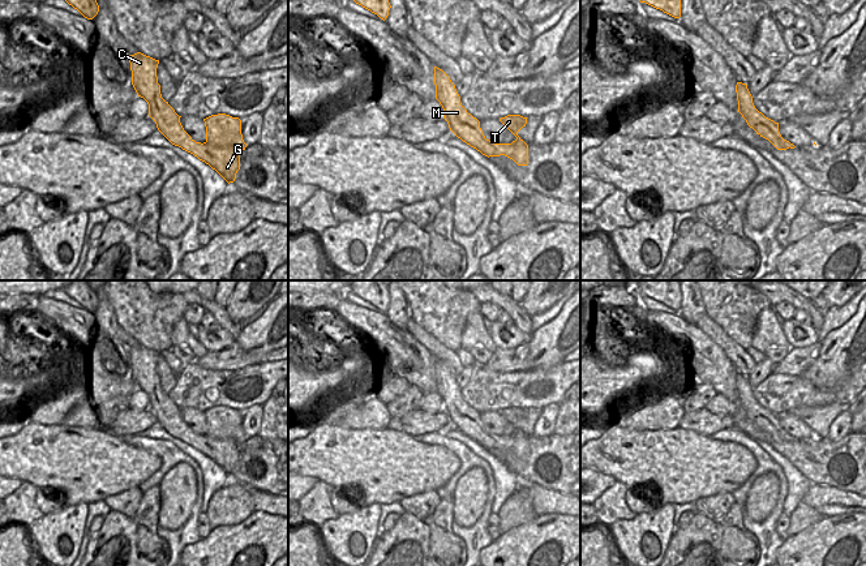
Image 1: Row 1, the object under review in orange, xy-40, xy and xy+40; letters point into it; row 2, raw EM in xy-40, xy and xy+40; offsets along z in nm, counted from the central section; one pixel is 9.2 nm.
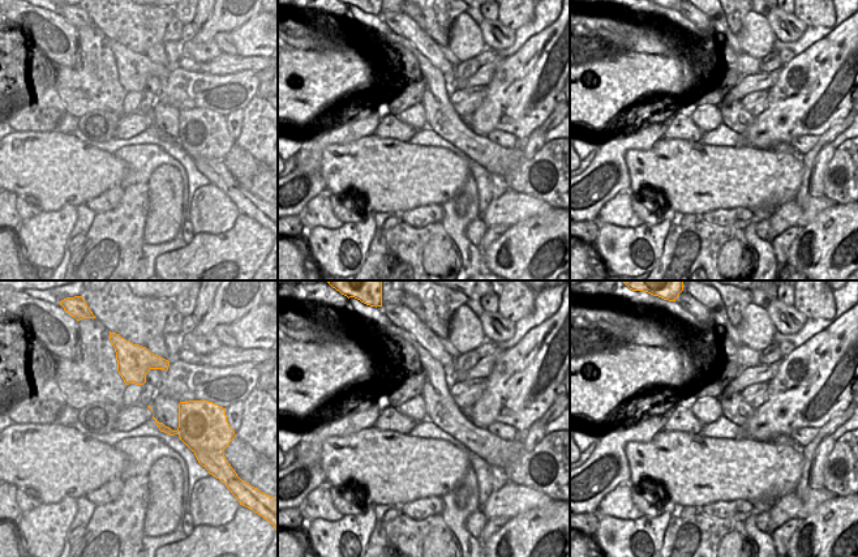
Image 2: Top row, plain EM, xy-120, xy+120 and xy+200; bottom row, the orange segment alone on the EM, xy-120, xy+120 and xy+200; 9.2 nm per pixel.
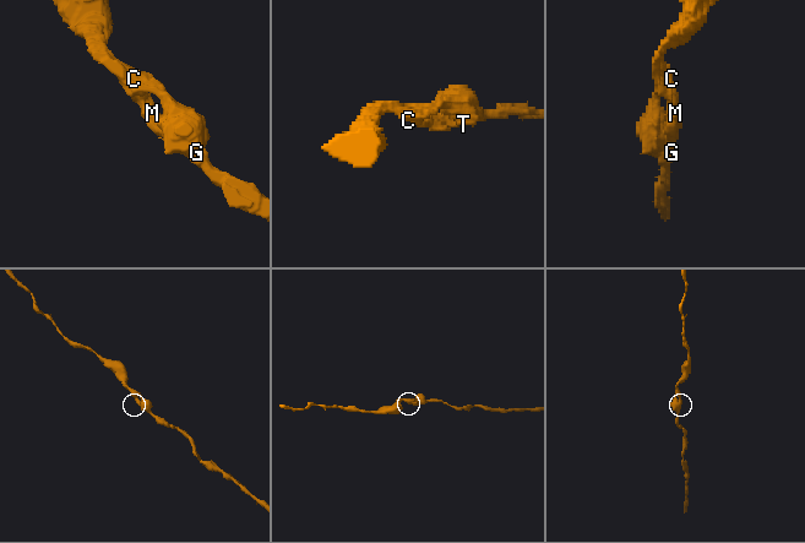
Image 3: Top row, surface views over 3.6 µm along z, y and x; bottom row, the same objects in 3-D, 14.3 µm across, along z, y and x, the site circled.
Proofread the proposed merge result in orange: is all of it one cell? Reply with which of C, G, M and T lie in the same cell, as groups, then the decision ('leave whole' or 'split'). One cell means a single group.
C G M T | leave whole

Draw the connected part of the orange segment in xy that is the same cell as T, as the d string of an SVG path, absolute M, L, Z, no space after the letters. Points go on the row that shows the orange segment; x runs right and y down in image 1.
M434 67L434 85L436 99L443 108L443 119L458 138L488 158L505 155L518 166L528 164L528 145L518 136L518 132L526 127L527 117L520 115L501 117L500 121L516 140L511 143L494 143L485 138L480 128L480 121L462 106L460 97L450 77L437 67Z

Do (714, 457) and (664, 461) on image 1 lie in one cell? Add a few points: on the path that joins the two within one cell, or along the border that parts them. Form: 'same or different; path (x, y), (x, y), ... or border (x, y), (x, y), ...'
same; path (702, 461), (676, 461)

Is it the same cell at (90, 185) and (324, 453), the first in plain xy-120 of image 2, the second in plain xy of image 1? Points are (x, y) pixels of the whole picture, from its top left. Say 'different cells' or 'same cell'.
same cell

